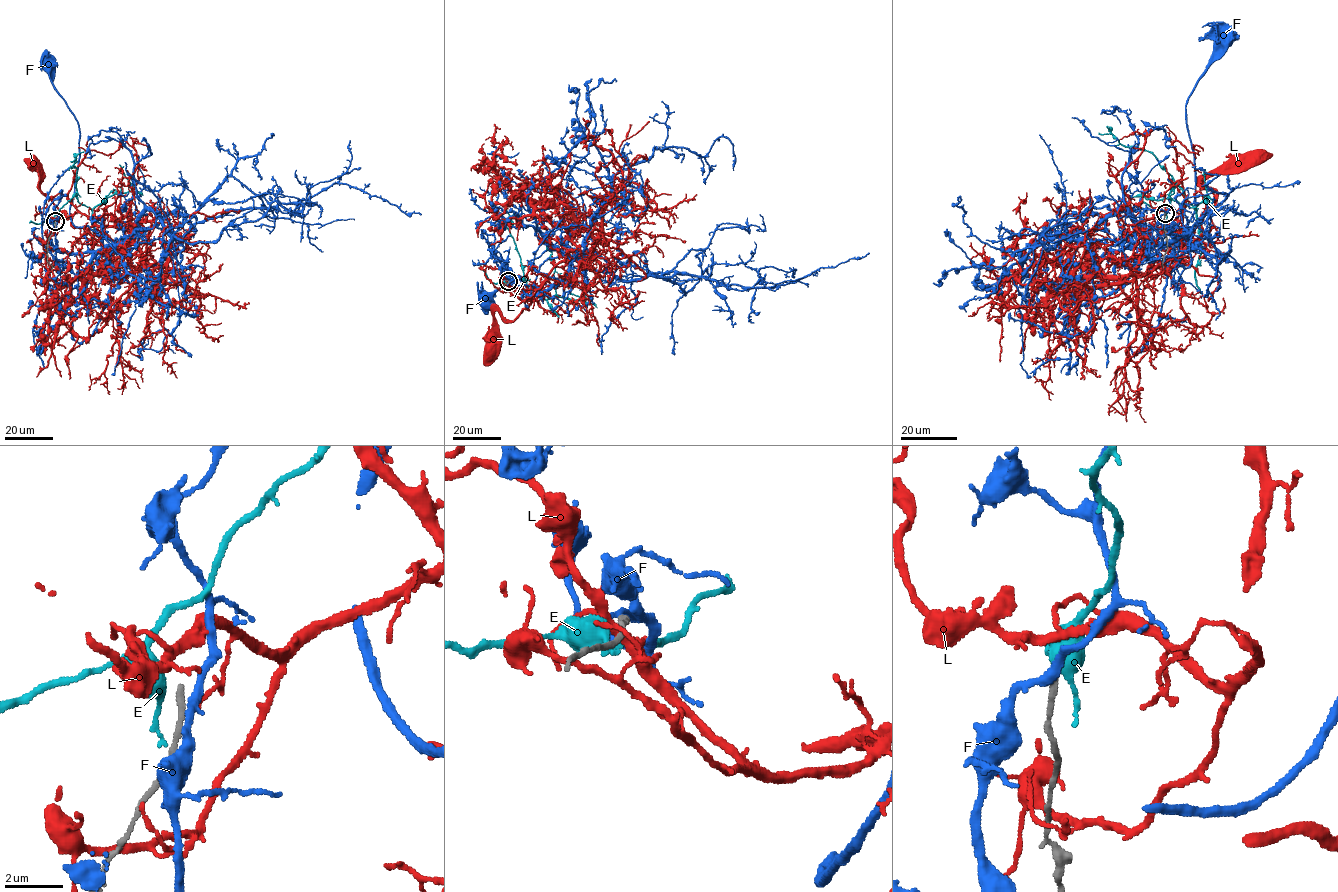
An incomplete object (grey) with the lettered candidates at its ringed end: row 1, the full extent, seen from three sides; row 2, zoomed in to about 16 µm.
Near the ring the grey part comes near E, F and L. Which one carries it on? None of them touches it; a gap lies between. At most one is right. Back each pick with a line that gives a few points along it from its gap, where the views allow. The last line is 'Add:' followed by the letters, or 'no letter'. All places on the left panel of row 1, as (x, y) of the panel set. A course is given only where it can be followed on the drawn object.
Add: no letter

